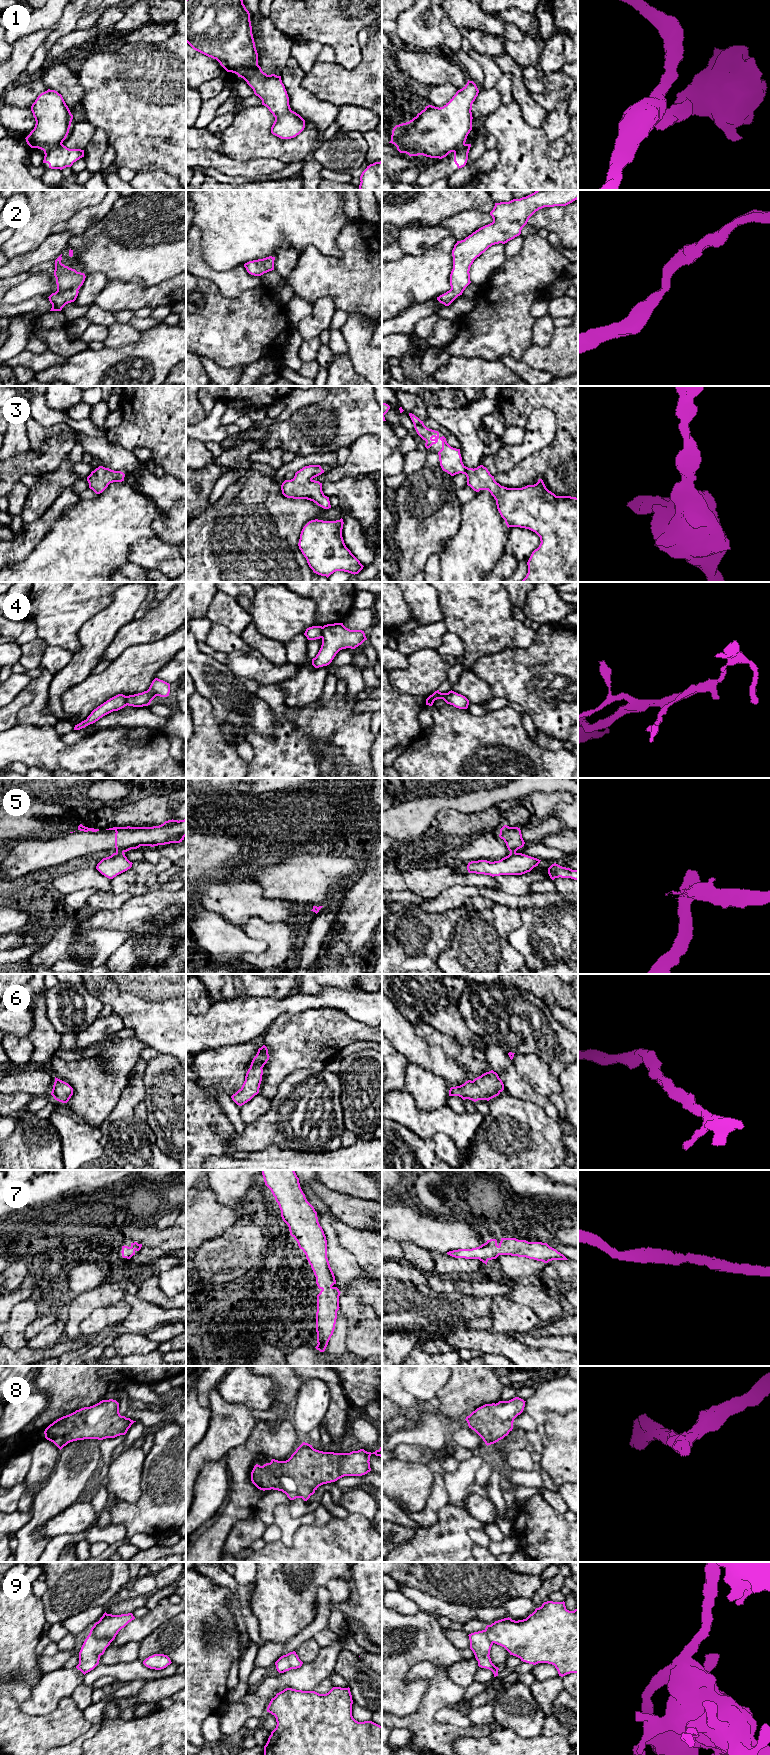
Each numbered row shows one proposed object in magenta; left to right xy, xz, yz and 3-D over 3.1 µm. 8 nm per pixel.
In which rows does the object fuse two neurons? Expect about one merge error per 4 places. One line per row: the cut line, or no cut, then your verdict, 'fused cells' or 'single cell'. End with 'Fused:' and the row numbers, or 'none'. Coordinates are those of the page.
1: cut in xy along (61, 142), (48, 147), (44, 151); fused cells
2: no cut; single cell
3: no cut; single cell
4: cut in xz along (321, 627), (322, 637); fused cells
5: cut in xy along (116, 851), (123, 853); fused cells
6: no cut; single cell
7: no cut; single cell
8: no cut; single cell
9: no cut; single cell
Fused: 1, 4, 5

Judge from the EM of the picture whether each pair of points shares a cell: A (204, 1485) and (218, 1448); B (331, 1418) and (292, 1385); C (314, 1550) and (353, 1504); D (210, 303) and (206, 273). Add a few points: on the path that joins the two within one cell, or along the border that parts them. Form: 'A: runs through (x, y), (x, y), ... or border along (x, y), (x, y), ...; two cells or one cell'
A: border along (224, 1454), (217, 1459), (208, 1460), (197, 1476); two cells
B: border along (296, 1376), (301, 1383); two cells
C: border along (349, 1513), (361, 1513), (370, 1521); two cells
D: border along (196, 276), (210, 280), (224, 296); two cells

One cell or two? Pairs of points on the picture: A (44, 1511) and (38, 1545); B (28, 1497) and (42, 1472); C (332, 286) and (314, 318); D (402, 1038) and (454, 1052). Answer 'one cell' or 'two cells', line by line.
A: one cell
B: one cell
C: two cells
D: two cells

